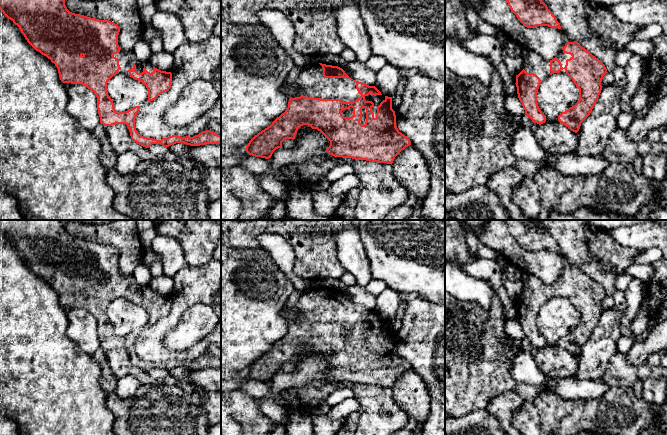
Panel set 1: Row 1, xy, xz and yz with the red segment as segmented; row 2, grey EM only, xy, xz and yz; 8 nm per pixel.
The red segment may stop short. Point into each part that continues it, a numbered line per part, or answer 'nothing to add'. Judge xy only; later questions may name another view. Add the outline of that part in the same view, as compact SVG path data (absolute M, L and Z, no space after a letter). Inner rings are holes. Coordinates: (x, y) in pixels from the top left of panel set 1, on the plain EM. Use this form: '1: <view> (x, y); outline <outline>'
1: xy (126, 282); outline M120 273L120 276L114 278L114 281L119 283L119 289L121 291L117 298L125 298L130 300L128 294L129 293L132 294L134 289L136 290L136 295L138 297L142 297L144 291L148 296L150 297L153 296L152 288L148 284L147 285L138 284L132 275L124 275Z

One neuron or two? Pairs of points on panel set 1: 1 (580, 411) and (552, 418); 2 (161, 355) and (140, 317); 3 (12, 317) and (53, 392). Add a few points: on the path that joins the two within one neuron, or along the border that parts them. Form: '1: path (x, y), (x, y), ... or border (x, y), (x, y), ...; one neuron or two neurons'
1: path (573, 412), (567, 412), (559, 416); one neuron
2: border (146, 324), (139, 329); two neurons
3: path (12, 336), (12, 347), (34, 369), (35, 373); one neuron

